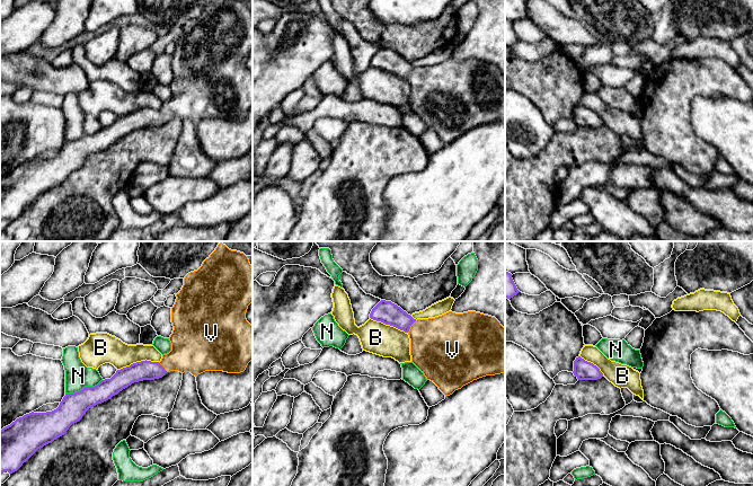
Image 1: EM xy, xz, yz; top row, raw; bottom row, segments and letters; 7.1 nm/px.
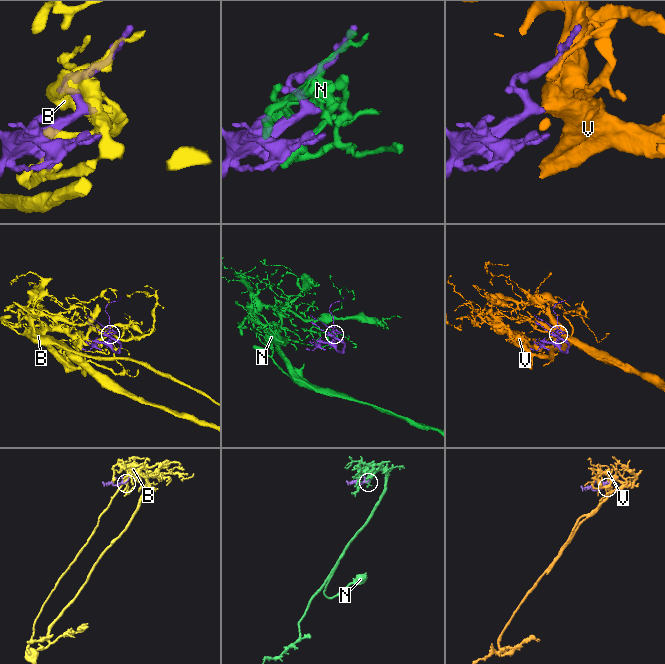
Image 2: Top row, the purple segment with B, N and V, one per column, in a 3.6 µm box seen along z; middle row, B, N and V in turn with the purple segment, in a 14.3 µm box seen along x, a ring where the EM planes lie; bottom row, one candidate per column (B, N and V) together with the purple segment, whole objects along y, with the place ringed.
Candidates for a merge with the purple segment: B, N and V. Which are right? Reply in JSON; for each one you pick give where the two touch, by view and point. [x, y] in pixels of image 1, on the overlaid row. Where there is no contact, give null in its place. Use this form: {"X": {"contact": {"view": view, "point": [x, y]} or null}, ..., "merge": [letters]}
{"V": {"contact": {"view": "xz", "point": [410, 325]}}, "merge": ["V"]}

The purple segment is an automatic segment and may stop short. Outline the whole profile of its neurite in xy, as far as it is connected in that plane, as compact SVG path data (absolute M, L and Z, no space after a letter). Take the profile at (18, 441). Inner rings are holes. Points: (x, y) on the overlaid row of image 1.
M220 242L197 271L185 276L176 297L171 308L171 351L163 354L160 362L145 360L133 363L95 387L65 394L54 410L32 412L0 430L0 474L17 471L38 449L64 435L89 408L110 399L134 382L159 379L170 371L191 372L197 377L205 371L240 373L246 370L253 360L253 326L246 319L248 306L253 302L253 267L248 256Z

